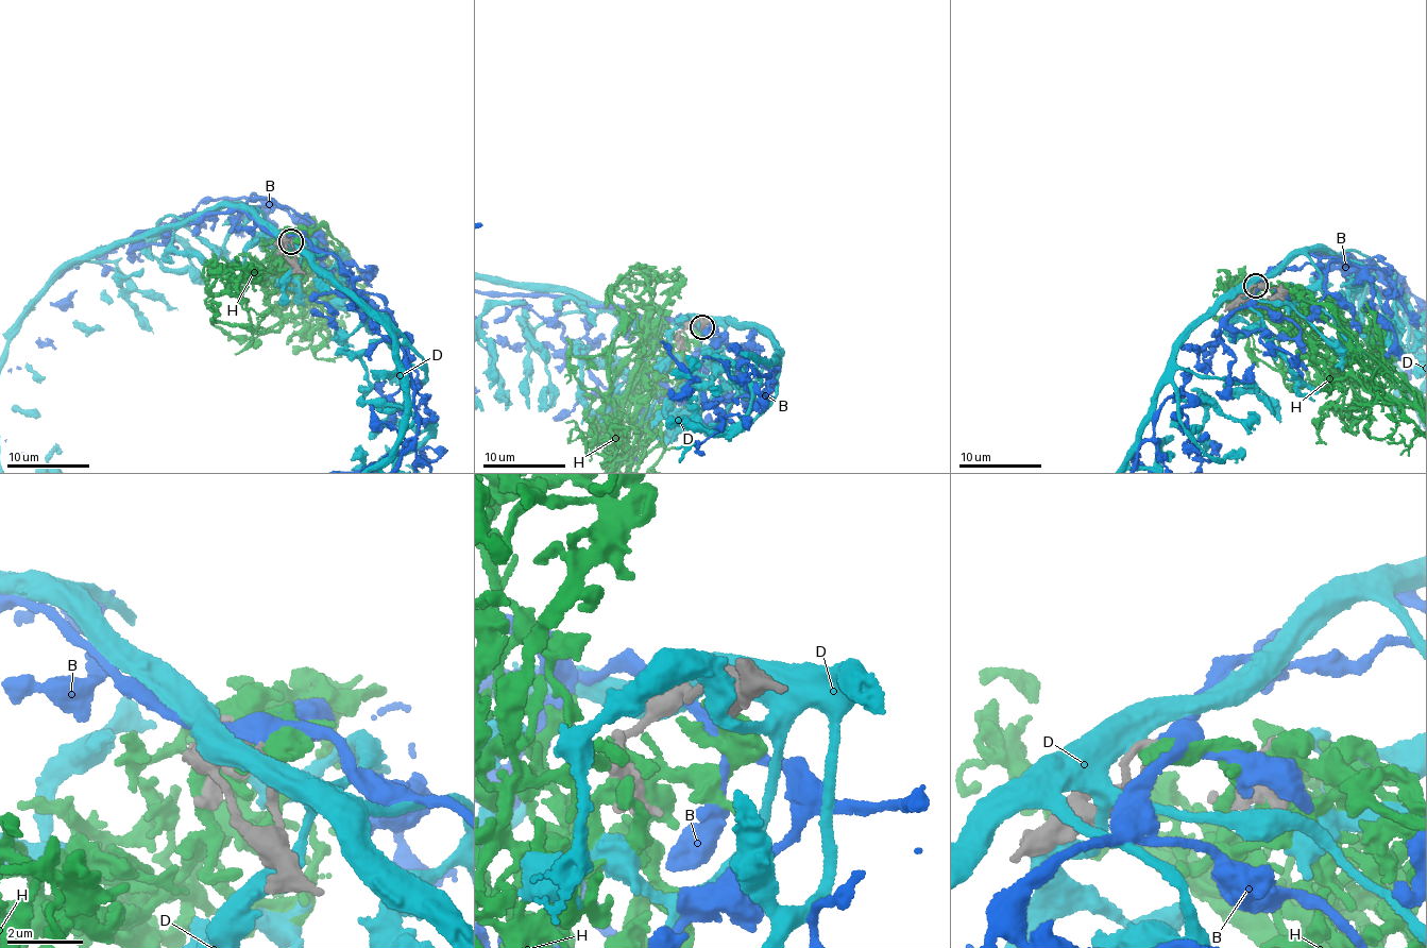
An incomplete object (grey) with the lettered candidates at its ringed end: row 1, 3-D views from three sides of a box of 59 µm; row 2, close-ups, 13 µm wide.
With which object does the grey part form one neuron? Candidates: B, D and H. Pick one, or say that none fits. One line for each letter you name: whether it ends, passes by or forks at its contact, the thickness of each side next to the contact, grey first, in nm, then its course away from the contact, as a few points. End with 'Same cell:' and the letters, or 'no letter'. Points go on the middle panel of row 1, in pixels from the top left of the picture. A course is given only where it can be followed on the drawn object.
B: it passes by | 190/320 nm
Same cell: B

